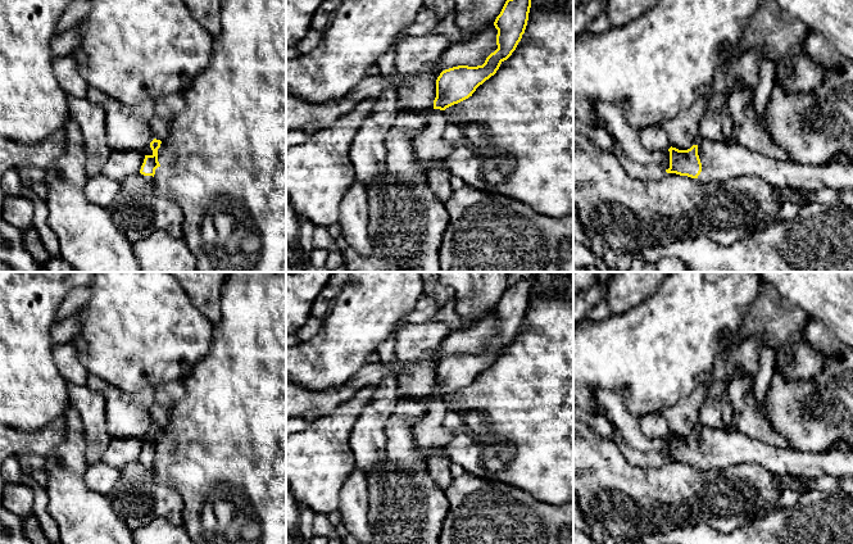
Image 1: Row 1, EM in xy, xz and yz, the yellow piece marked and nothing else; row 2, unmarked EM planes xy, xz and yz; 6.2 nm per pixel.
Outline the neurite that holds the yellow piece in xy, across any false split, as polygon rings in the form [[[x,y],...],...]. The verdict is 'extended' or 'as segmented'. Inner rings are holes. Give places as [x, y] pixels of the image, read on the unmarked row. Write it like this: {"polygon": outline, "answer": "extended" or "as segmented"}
{"polygon": [[[154,426],[149,435],[145,438],[145,446],[141,453],[140,461],[146,466],[146,467],[154,467],[155,457],[160,454],[158,449],[158,436],[160,435],[162,429]]], "answer": "extended"}

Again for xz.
{"polygon": [[[521,280],[508,286],[494,309],[498,317],[498,336],[482,353],[453,354],[443,358],[437,364],[432,400],[413,429],[417,454],[422,464],[427,464],[436,452],[449,458],[448,448],[454,436],[444,426],[449,411],[444,398],[472,384],[476,376],[494,363],[500,352],[512,343],[525,321],[530,295],[530,281]]], "answer": "extended"}

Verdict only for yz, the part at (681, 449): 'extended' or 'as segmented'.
extended

